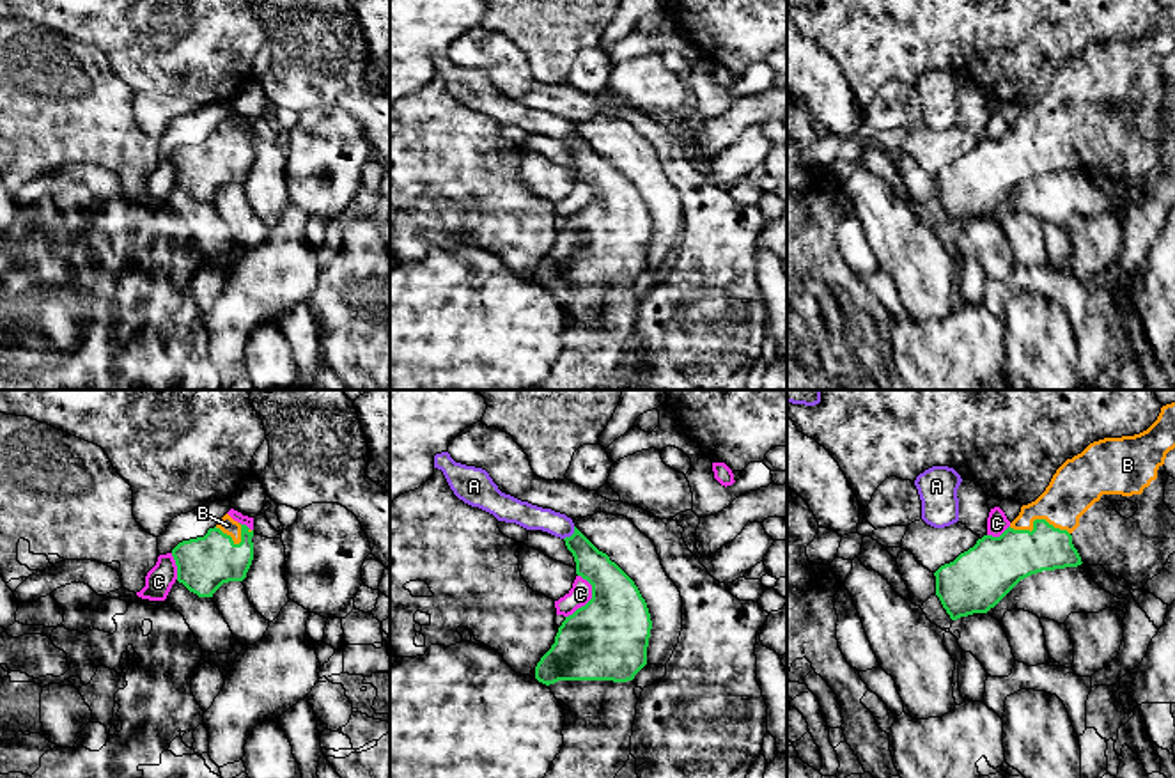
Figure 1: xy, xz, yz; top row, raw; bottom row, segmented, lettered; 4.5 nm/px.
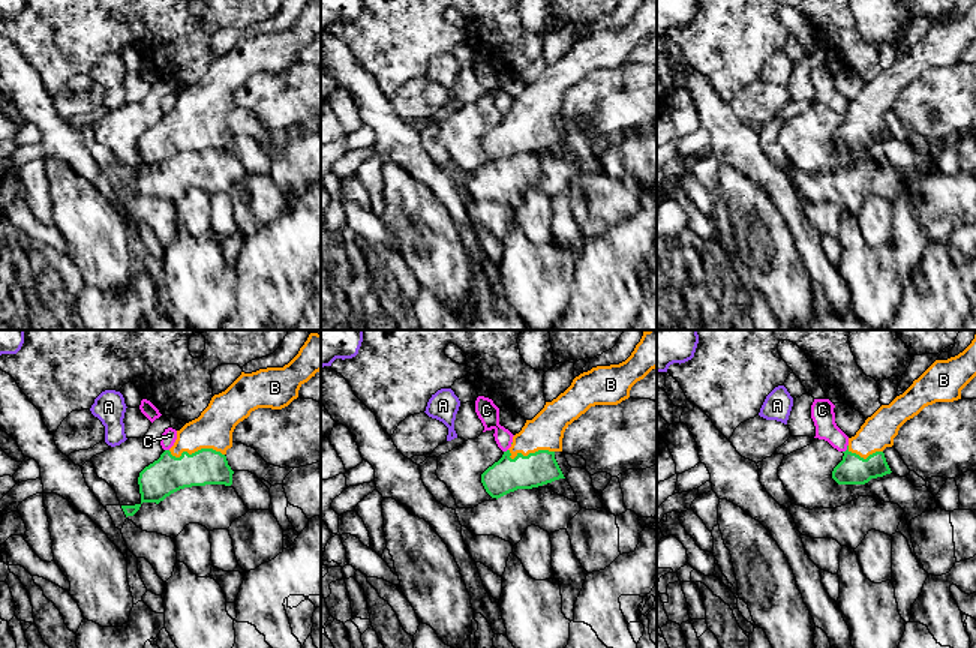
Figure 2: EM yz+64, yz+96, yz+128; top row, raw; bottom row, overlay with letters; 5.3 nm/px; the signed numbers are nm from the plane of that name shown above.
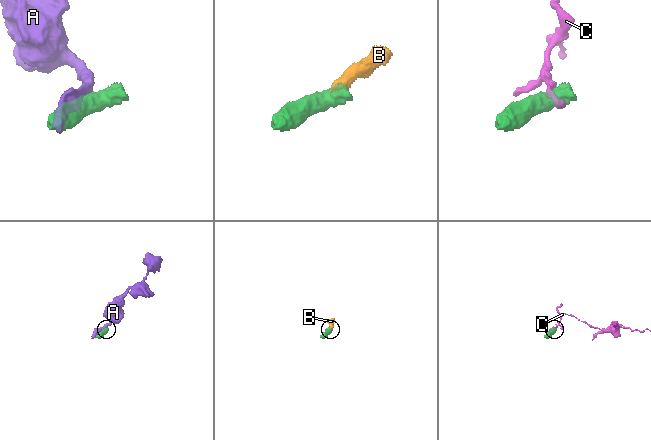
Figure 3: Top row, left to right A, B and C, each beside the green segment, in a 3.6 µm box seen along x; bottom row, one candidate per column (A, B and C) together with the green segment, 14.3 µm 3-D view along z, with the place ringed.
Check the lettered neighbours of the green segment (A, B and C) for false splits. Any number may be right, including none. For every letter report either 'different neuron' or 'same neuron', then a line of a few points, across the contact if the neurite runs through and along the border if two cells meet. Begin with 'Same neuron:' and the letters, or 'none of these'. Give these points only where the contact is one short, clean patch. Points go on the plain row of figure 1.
Same neuron: B
A: different neuron
B: same neuron; line yz (1002, 165), (1037, 123), (1078, 85)
C: different neuron; line xz (580, 178), (591, 188), (591, 201), (566, 220)

